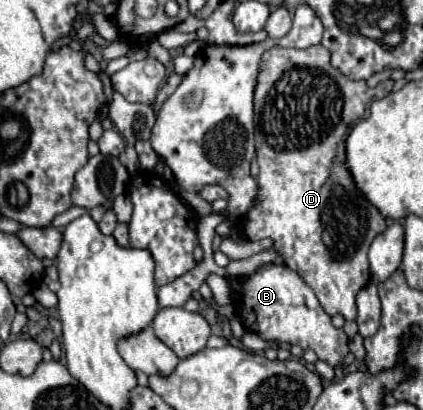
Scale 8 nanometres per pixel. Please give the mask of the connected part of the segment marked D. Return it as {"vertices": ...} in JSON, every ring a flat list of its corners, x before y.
{"vertices":[[316,45,308,49,272,47,266,51,254,93,260,205,254,205,240,219,240,225,250,241,272,239,274,251,282,255,282,263,306,281,306,285,316,293,324,311,328,315,340,313,346,321,356,319,356,293,370,281,368,247,374,237,386,229,386,219,360,193,360,189,354,187,354,179,346,169,346,155,342,149,338,149,338,145,344,145,342,139,350,133,348,127,364,119,366,105,388,95,390,87,392,81,384,81,376,89,368,89,366,81,346,79,330,65,330,53,322,45]]}

